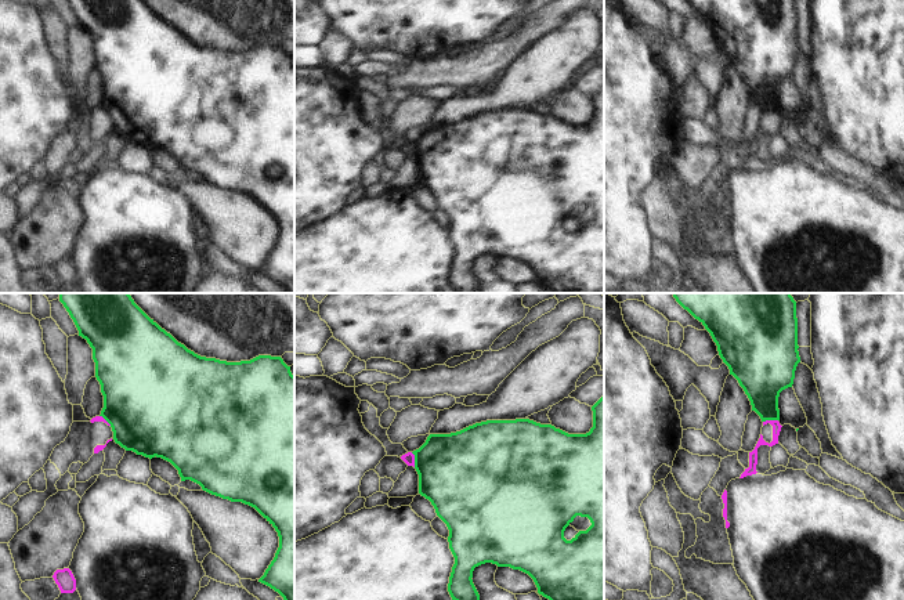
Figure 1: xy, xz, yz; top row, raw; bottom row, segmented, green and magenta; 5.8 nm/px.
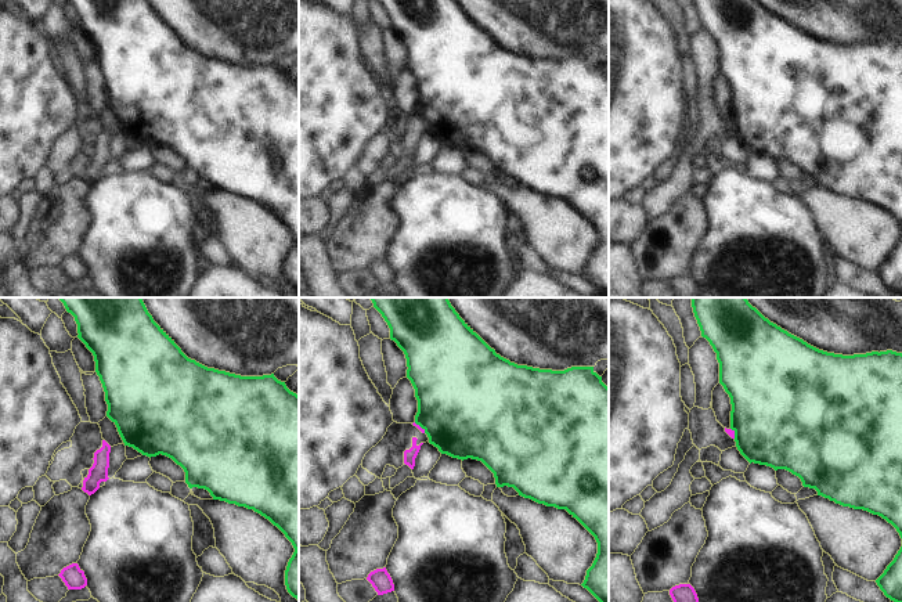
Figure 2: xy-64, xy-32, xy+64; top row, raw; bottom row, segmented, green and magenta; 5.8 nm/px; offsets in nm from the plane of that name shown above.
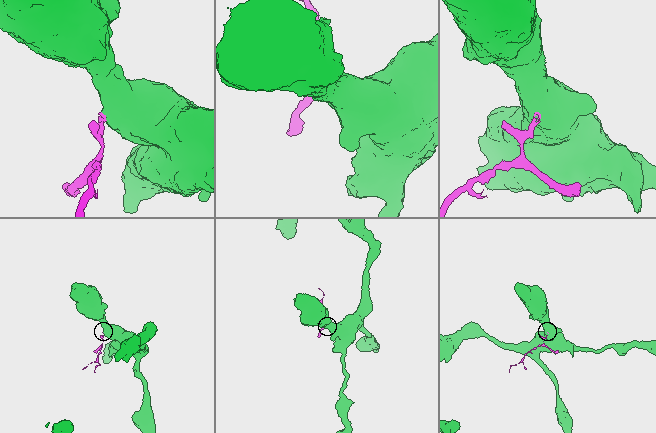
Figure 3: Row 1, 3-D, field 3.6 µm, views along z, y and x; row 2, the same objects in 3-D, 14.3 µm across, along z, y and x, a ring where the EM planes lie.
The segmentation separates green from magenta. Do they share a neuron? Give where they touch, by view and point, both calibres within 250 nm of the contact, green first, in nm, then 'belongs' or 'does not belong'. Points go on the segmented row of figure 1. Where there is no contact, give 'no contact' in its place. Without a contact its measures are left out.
xz (415, 459) | 440/70 nm | does not belong

